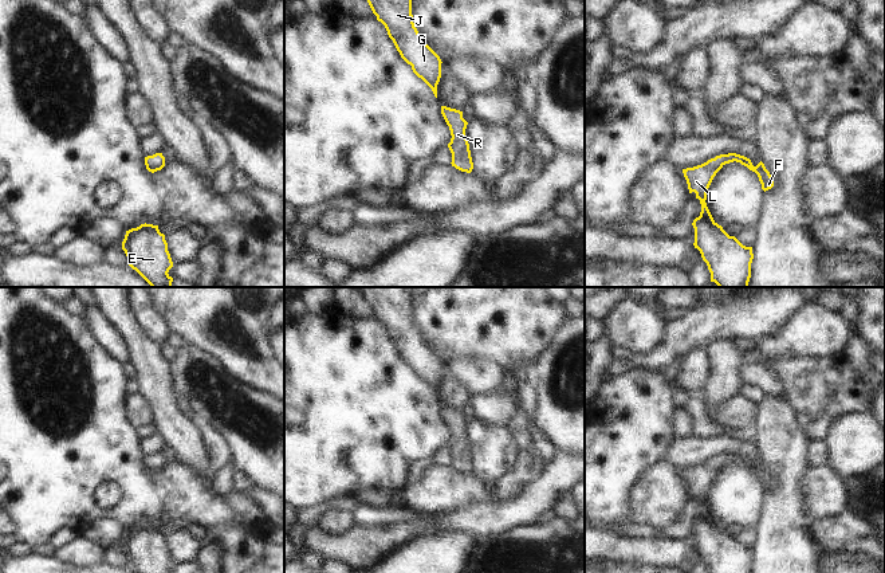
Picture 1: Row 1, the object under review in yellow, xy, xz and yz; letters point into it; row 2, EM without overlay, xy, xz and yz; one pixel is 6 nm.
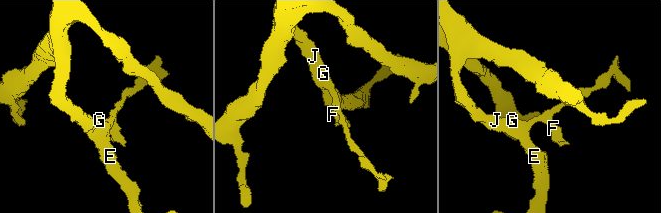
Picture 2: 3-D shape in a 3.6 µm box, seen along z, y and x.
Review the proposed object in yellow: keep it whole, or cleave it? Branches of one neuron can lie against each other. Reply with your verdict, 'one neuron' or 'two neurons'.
one neuron

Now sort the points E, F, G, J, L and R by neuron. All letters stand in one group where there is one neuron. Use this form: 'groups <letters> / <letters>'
groups E F G J L R

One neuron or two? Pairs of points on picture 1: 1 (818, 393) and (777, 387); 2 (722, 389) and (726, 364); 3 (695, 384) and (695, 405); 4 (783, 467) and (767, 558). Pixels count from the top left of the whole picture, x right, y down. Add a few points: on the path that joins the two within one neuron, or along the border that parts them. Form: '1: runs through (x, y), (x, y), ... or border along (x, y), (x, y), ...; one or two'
1: border along (773, 369), (781, 380), (785, 393); two
2: runs through (724, 383), (726, 371); one
3: border along (692, 393), (701, 395); two
4: runs through (783, 490), (782, 536); one

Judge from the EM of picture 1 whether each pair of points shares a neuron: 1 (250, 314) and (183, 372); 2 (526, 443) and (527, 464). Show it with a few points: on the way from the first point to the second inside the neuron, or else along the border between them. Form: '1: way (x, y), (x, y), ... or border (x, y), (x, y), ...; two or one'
1: border (185, 344), (208, 352), (229, 373); two
2: border (531, 446), (519, 451); two

